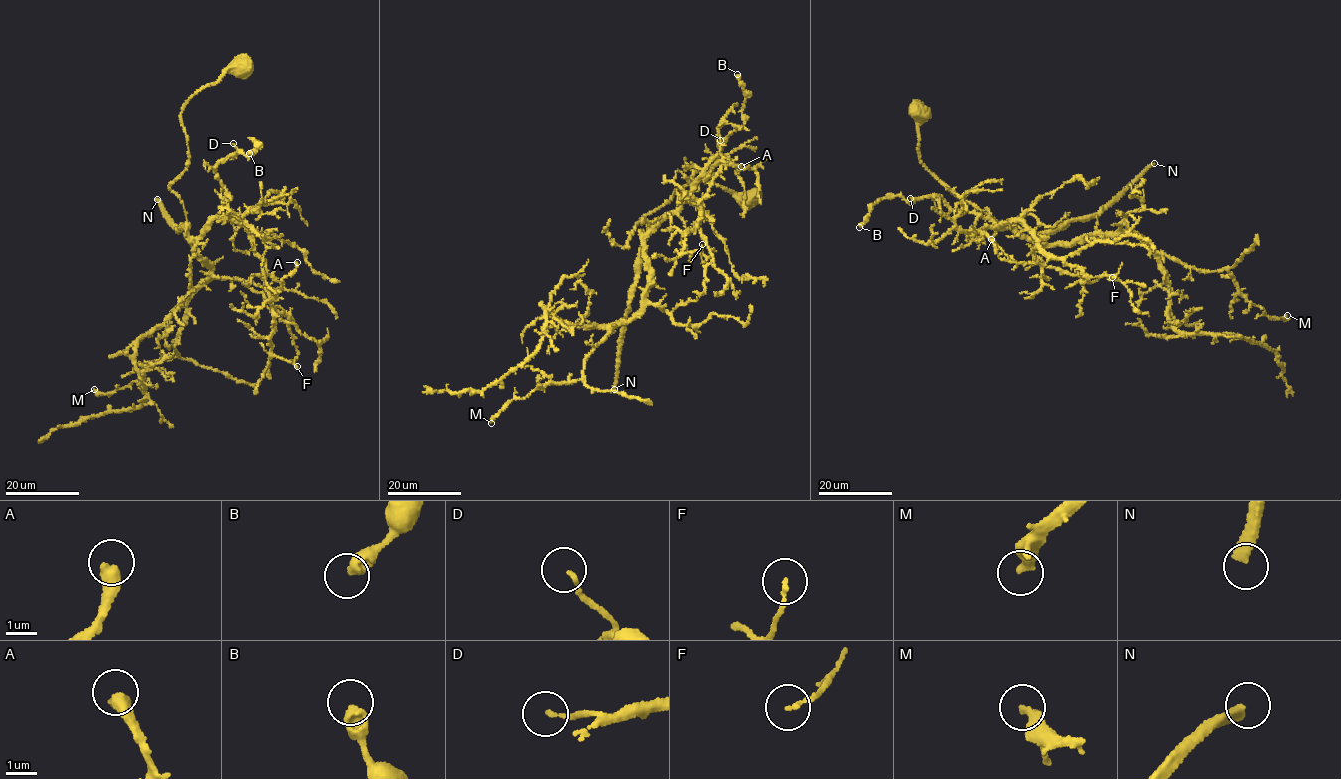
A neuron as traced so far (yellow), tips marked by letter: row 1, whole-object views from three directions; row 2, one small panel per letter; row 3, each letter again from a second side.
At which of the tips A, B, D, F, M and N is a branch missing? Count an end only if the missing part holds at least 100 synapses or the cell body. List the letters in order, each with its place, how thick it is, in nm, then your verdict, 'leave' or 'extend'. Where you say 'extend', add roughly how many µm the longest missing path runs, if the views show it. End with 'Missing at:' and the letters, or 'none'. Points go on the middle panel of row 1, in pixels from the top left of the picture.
A: place (741, 166); calibre 480 nm; leave
B: place (737, 74); calibre 440 nm; leave
D: place (720, 140); calibre 130 nm; leave
F: place (702, 244); calibre 140 nm; leave
M: place (491, 423); calibre 320 nm; leave
N: place (614, 389); calibre 360 nm; extend; missing 300 µm
Missing at: N

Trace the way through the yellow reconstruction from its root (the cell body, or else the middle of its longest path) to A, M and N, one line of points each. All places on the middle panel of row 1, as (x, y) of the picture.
A: (749, 198), (691, 183), (641, 218), (642, 235), (684, 201), (706, 214), (700, 201), (719, 168), (741, 166)
M: (749, 198), (700, 181), (641, 218), (651, 274), (638, 312), (595, 347), (581, 378), (512, 398), (491, 423)
N: (749, 198), (700, 181), (676, 189), (669, 203), (641, 218), (647, 227), (633, 296), (622, 327), (614, 389)

